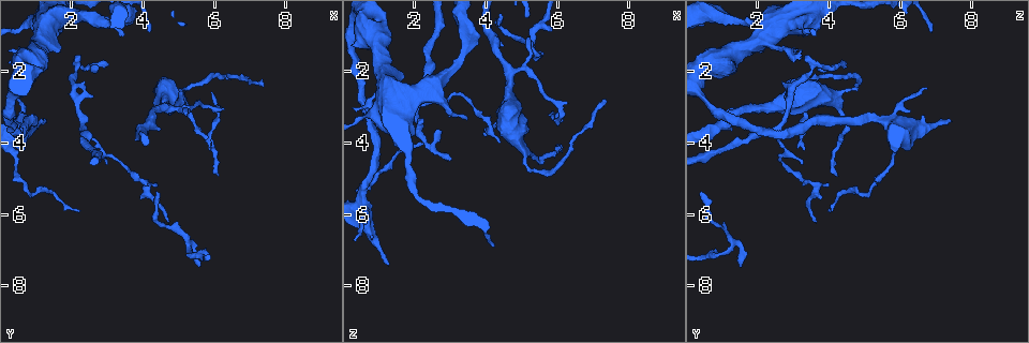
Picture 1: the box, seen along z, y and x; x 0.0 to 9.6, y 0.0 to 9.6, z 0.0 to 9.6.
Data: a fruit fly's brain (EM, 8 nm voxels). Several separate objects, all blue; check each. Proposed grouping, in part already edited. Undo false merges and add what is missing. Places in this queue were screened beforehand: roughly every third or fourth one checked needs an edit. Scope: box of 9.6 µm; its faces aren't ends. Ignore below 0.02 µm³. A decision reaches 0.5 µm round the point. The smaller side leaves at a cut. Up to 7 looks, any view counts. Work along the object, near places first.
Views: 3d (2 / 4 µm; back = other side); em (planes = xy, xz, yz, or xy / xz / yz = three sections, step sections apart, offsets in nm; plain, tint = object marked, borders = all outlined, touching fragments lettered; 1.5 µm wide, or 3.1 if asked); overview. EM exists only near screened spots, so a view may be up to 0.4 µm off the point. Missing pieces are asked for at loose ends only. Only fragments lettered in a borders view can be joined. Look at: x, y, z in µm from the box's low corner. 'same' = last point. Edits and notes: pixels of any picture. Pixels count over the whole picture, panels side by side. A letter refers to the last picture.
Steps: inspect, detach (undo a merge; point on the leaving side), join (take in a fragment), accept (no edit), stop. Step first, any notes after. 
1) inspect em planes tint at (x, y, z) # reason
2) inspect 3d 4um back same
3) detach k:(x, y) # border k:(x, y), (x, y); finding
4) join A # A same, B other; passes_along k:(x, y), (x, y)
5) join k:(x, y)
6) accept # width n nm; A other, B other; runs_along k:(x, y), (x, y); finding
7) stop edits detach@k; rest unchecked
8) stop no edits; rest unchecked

inspect 3d 4um back at (3.05, 1.85, 4.45) # free end

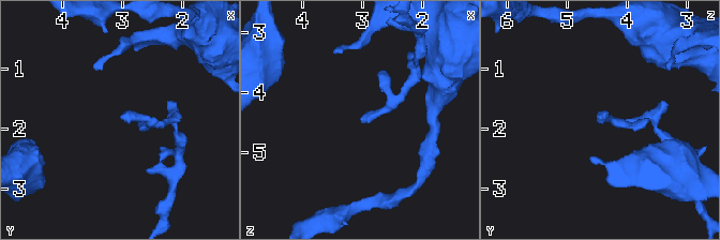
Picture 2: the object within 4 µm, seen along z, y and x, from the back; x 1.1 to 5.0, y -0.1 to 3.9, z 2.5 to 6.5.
inspect em yz step 8 borders at (3.05, 1.85, 4.40) # shape alone is not enough

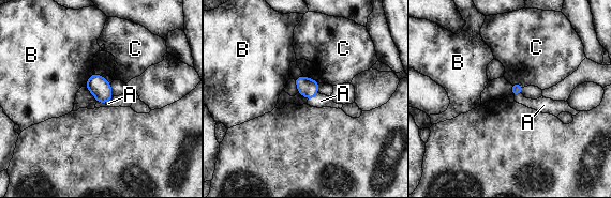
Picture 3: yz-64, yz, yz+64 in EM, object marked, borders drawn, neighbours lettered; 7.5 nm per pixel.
join A # A same, B other, C other; passes_along 3:(309, 88), (313, 97), (321, 101); it goes on there

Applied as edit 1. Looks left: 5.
inspect 3d 4um at (2.35, 3.50, 2.55) # three-way junction

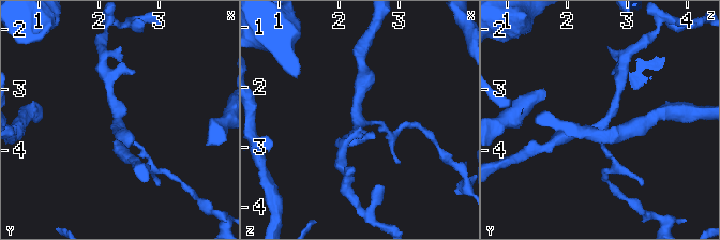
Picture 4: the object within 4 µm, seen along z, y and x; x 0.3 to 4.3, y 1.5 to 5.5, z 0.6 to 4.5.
inspect em planes borders at (2.35, 3.55, 2.65)

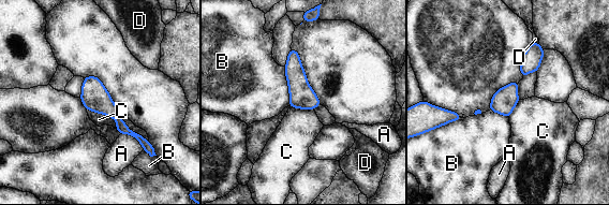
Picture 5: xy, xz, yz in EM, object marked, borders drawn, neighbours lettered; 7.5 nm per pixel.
accept # longest_contact B 300 nm; A other, B other, C other, D other; border 5:(87, 108), (112, 117), (116, 128); continuous, no second cell

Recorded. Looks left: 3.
inspect em planes borders at (7.35, 2.40, 2.80) # free end

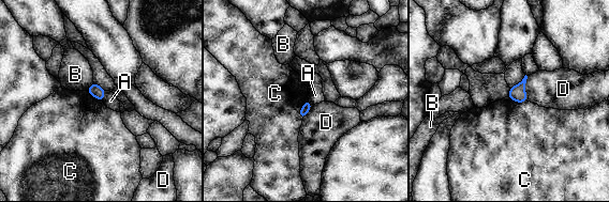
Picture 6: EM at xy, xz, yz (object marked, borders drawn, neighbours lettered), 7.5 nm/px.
accept # A other, B other, C other, D other; none of them fits

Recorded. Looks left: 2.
stop edits join@3; rest unchecked

